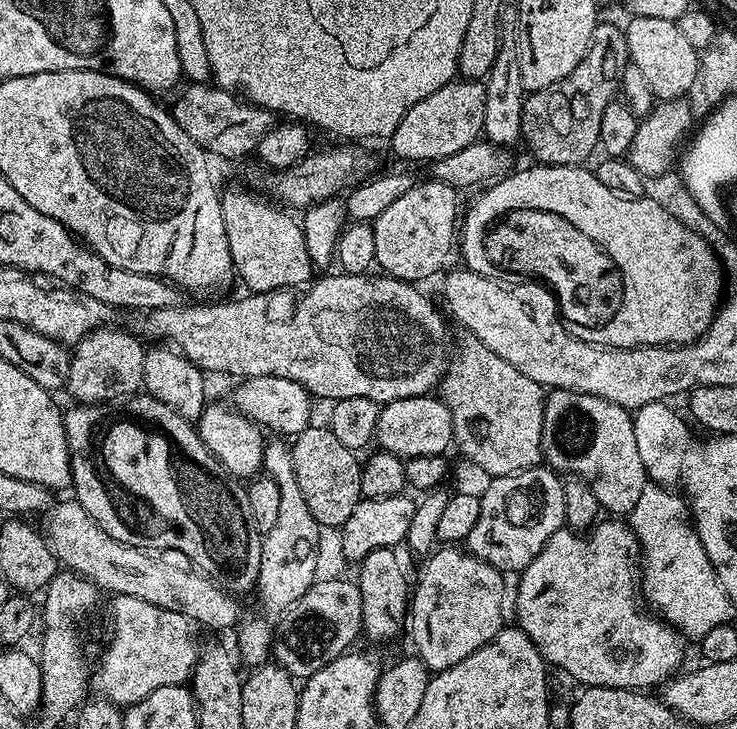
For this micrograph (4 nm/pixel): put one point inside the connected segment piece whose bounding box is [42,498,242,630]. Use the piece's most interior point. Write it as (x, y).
(171, 581)

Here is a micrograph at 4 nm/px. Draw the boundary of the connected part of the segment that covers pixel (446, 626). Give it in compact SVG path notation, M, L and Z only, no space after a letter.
M460 546L437 547L428 558L424 569L420 572L420 577L414 580L414 587L410 592L410 632L412 628L415 655L419 656L420 661L428 667L429 673L435 674L450 666L458 666L458 662L462 662L462 658L470 658L474 650L482 650L482 646L494 640L501 628L505 627L504 580L506 576L505 573Z

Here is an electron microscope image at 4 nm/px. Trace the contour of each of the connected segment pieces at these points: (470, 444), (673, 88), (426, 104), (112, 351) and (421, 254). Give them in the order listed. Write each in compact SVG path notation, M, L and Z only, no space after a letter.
M462 336L438 385L439 399L450 410L455 447L460 447L461 454L470 463L477 464L488 478L537 467L544 454L545 389L534 378L526 378L522 370L514 370L506 358L498 358L476 336Z
M632 16L624 28L629 61L642 70L650 90L661 101L679 100L698 84L700 58L698 50L690 46L690 38L682 34L679 23L662 18Z
M457 78L451 84L434 90L434 94L422 98L422 102L414 102L414 106L406 110L402 122L398 122L390 144L398 155L408 160L431 162L450 154L458 154L458 150L466 150L466 146L475 144L481 139L485 122L484 84L479 80Z
M112 327L96 328L82 343L75 345L66 385L66 392L73 396L73 401L82 404L119 402L143 389L145 345L140 345L139 335L131 336L124 328Z
M425 178L424 181L413 183L410 190L406 190L406 194L402 194L402 198L398 198L398 202L393 202L387 210L382 210L382 214L372 224L374 230L374 250L376 251L376 264L379 265L387 275L393 276L396 280L406 280L409 282L421 282L420 280L428 280L435 272L443 273L445 271L444 263L451 258L452 252L454 256L454 241L458 236L458 212L456 216L456 196L457 189L451 188L446 182L441 180L433 180Z

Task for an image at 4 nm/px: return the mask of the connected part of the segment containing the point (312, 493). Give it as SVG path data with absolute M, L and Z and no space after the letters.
M309 426L291 441L294 474L299 489L306 498L314 518L325 529L339 529L354 514L354 506L360 501L360 466L357 453L348 449L335 437L328 426Z

